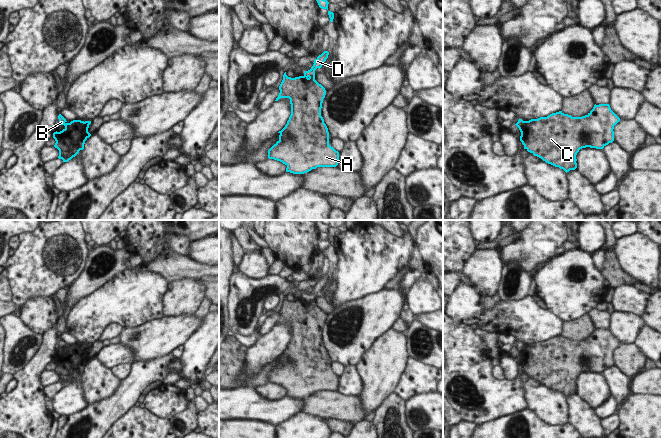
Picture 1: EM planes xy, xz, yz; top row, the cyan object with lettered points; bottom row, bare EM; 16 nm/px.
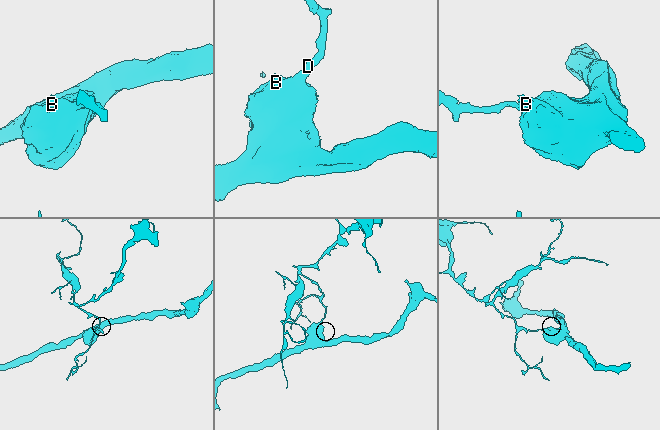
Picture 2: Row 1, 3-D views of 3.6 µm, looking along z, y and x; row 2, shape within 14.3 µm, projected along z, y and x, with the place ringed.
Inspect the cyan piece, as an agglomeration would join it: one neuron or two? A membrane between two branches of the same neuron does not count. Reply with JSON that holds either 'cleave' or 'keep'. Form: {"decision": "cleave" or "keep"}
{"decision": "cleave"}

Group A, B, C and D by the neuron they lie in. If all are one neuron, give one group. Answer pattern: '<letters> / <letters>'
A B C / D

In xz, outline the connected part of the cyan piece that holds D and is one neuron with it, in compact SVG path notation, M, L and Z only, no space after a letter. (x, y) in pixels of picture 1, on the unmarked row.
M324 275L321 279L319 279L315 284L314 284L314 288L313 290L311 291L310 294L308 295L305 295L304 296L304 300L305 301L309 301L309 302L312 302L315 300L315 294L317 292L321 292L322 291L322 288L326 285L326 283L328 282L328 279L329 279L329 276L328 275Z

